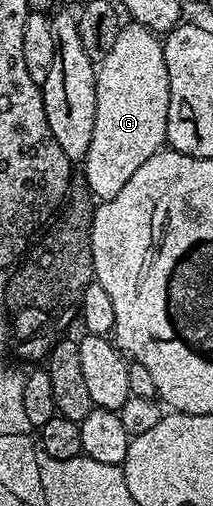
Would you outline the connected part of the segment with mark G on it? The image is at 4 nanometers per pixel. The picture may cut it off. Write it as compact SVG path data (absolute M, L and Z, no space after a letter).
M130 21L119 28L116 42L97 66L96 121L92 125L92 145L84 160L89 194L95 200L116 197L120 189L166 143L168 117L168 69L159 36Z

